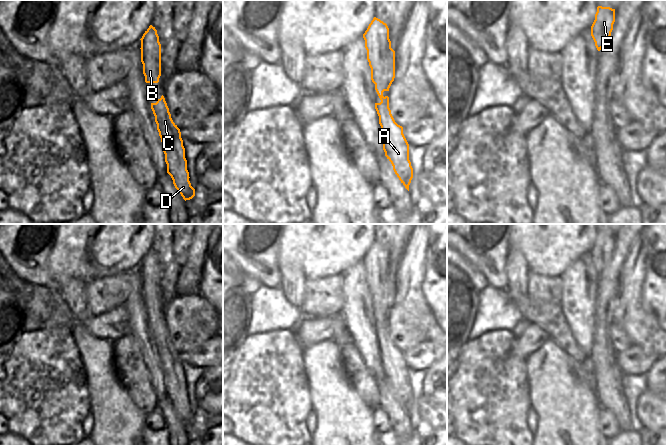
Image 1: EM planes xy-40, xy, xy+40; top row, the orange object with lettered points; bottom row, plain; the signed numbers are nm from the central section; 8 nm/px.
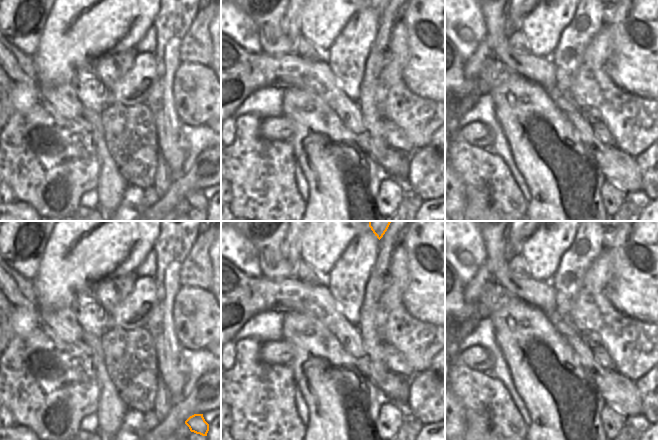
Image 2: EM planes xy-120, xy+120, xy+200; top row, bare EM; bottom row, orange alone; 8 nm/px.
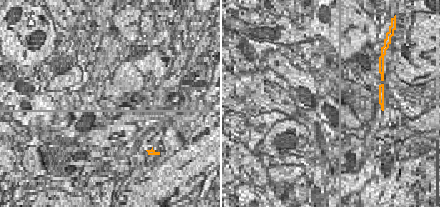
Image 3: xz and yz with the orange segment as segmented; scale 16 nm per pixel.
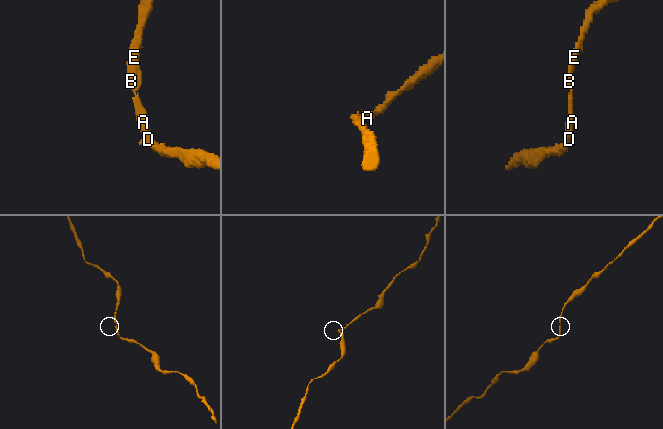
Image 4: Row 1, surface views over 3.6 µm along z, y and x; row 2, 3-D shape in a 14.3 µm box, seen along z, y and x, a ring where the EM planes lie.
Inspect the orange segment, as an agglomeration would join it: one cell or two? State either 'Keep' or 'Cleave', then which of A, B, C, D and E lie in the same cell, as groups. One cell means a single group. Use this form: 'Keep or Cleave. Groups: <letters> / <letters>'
Keep. Groups: A B C D E.

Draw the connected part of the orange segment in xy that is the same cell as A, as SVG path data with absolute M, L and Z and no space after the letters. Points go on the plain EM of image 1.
M374 241L363 258L367 284L371 292L371 304L381 324L375 327L381 350L381 362L385 380L391 386L393 394L401 407L409 415L413 402L413 392L409 384L409 368L389 332L389 321L383 320L395 302L395 275L391 272L389 252L386 247Z

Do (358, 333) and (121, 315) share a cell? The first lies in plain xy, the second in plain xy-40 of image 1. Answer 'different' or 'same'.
different

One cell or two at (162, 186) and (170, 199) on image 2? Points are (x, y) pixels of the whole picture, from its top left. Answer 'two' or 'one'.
two

